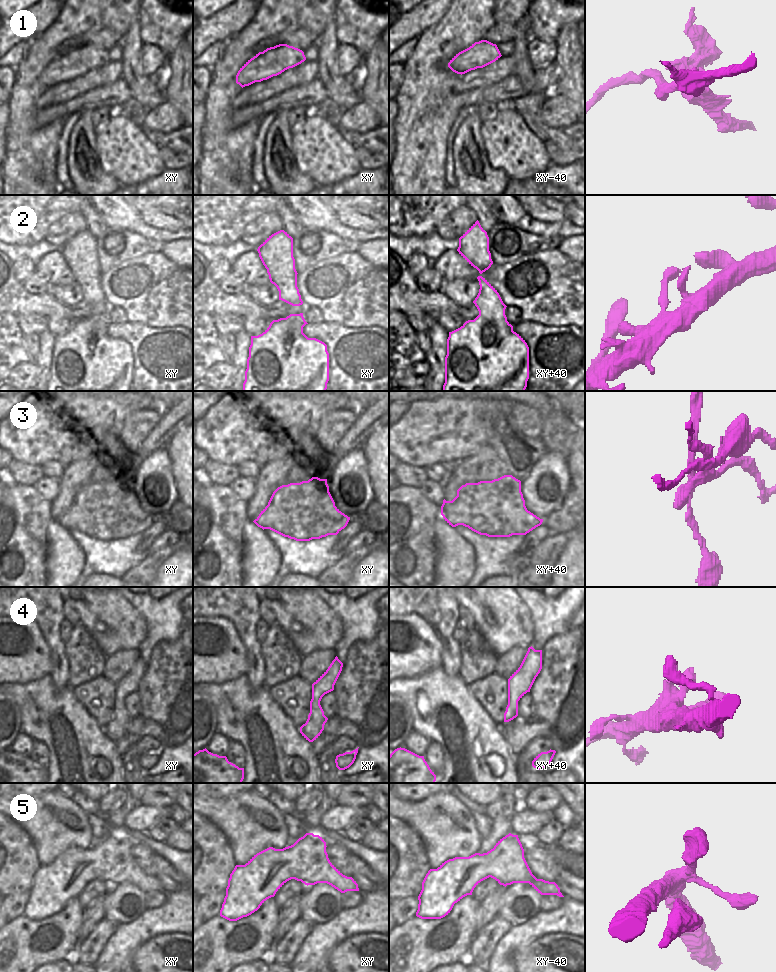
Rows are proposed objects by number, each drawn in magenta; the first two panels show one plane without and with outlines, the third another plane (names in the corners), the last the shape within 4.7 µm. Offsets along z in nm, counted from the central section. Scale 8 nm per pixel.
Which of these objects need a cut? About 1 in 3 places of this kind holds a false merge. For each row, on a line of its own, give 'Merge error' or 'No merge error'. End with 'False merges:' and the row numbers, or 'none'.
1: Merge error
2: No merge error
3: Merge error
4: No merge error
5: No merge error
False merges: 1, 3.

